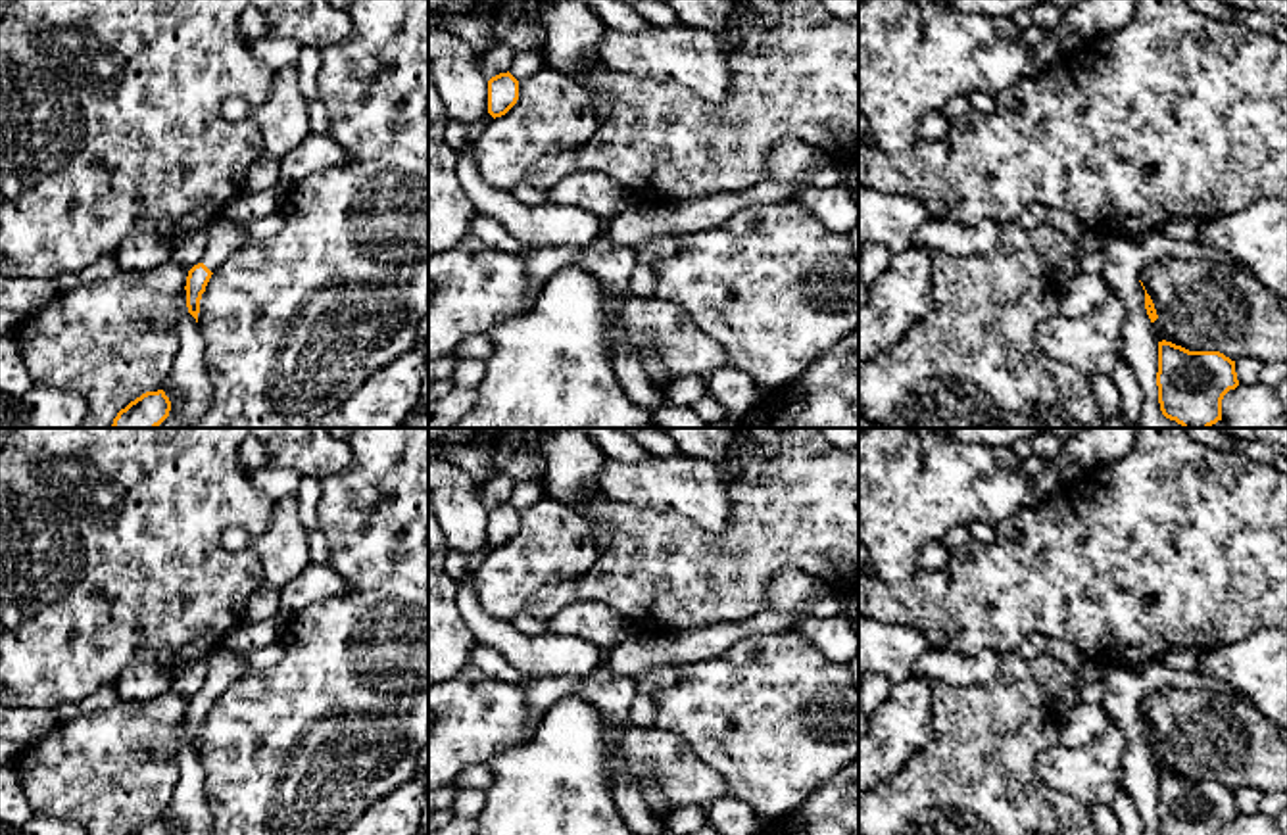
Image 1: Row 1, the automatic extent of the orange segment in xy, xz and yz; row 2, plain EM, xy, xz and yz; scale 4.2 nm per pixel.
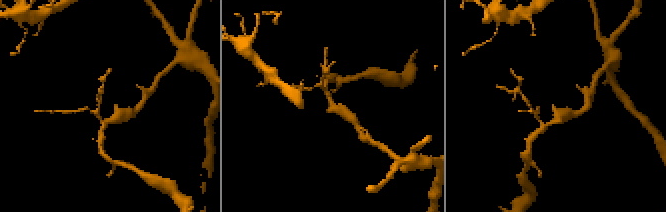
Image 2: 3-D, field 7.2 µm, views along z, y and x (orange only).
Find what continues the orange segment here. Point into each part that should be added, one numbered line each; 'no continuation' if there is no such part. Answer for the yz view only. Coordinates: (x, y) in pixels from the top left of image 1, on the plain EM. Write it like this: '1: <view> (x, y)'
no continuation

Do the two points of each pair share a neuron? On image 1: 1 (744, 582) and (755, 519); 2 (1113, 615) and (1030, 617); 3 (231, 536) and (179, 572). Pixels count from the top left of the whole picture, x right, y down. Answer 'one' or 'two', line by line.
1: one
2: one
3: two

